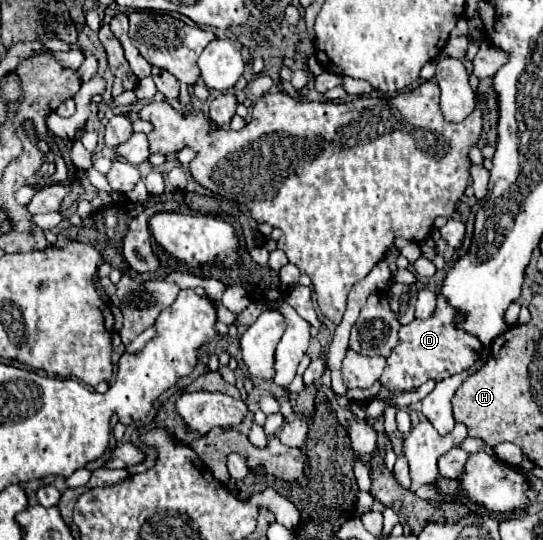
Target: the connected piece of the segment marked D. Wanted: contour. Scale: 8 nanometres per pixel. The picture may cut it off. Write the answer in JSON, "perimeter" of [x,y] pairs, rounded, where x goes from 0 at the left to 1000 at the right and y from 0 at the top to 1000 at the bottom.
{"perimeter":[[[805,554],[805,572],[790,591],[764,591],[753,602],[742,602],[735,609],[735,635],[713,661],[709,687],[702,694],[702,713],[720,728],[746,728],[775,717],[790,702],[823,702],[842,691],[853,691],[864,683],[882,654],[886,635],[878,624],[864,624],[860,617],[849,617],[849,609],[834,609],[834,572],[820,565],[820,557]]]}

